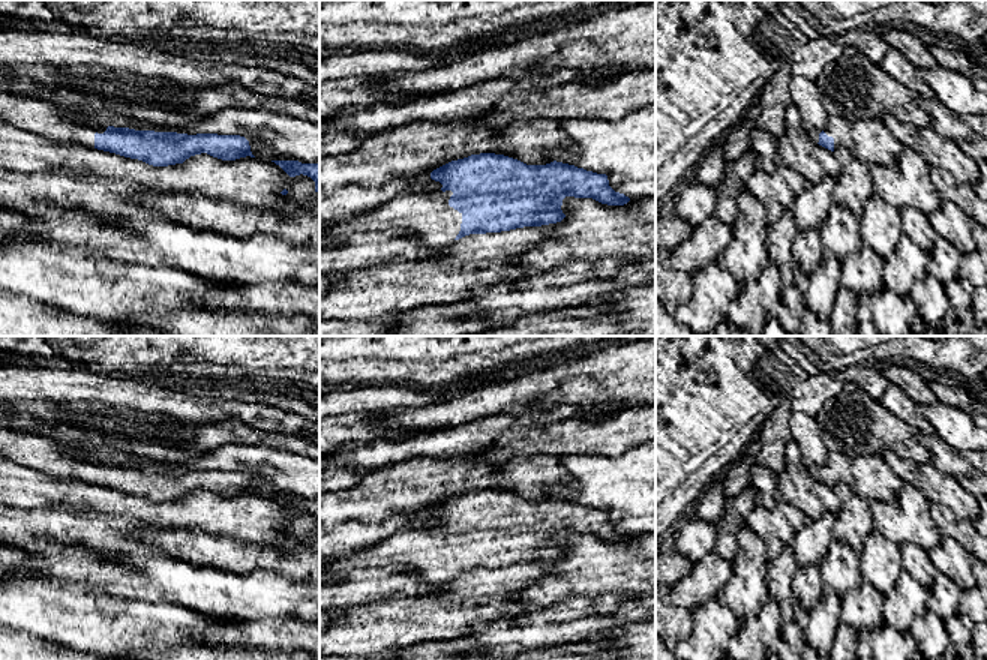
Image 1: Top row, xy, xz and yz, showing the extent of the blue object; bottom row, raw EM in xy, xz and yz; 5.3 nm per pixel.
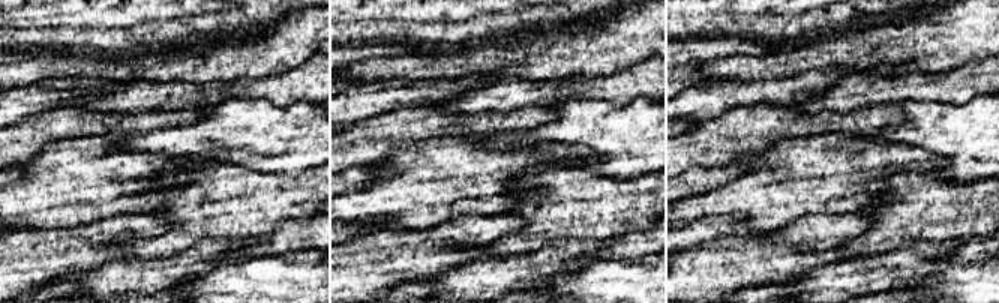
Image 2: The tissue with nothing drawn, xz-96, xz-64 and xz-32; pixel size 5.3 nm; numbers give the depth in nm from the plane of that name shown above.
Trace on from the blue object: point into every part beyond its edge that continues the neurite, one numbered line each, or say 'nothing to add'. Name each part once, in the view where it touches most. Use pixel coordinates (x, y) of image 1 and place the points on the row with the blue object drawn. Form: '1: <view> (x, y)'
1: xz (425, 215)

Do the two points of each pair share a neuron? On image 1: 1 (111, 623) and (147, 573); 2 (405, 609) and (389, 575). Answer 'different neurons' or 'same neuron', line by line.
1: different neurons
2: different neurons

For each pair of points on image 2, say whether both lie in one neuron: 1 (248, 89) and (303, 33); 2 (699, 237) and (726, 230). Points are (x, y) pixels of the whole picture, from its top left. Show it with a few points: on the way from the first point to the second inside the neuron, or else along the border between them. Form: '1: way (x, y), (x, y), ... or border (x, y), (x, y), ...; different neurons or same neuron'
1: border (291, 66), (255, 78), (224, 81); different neurons
2: way (705, 231), (720, 230); same neuron

